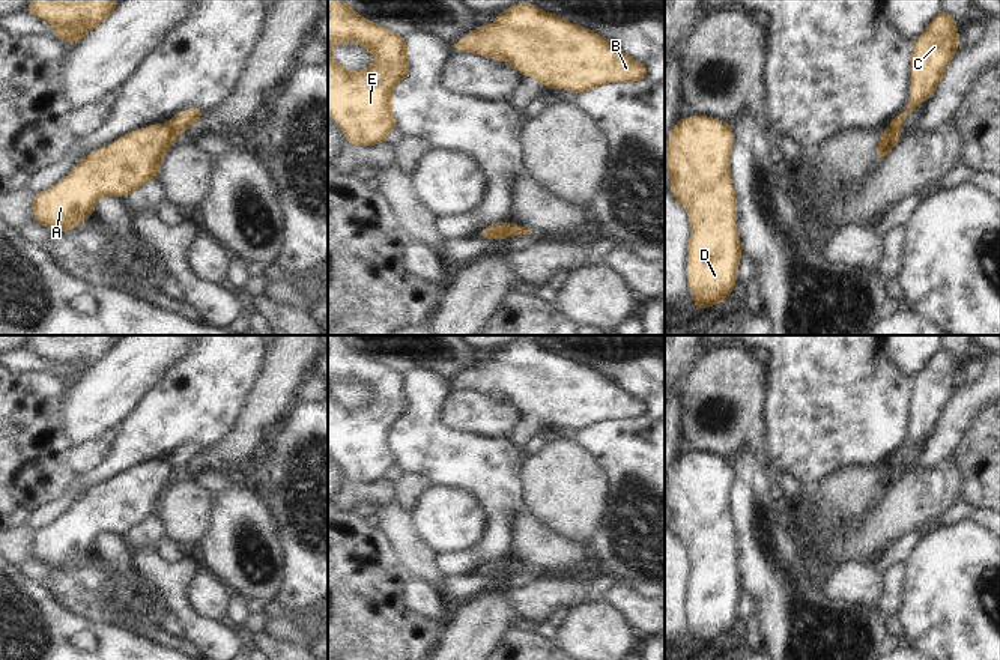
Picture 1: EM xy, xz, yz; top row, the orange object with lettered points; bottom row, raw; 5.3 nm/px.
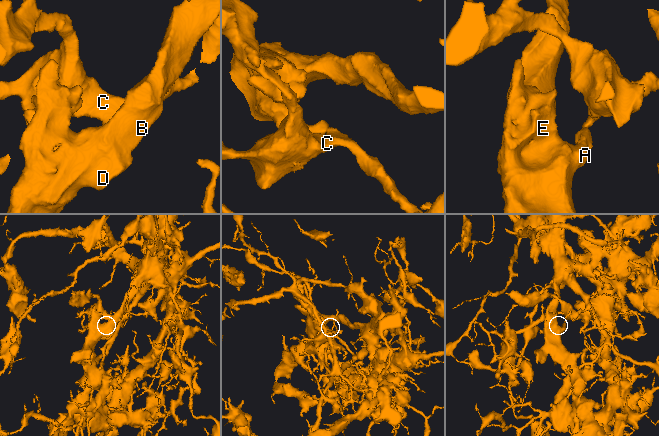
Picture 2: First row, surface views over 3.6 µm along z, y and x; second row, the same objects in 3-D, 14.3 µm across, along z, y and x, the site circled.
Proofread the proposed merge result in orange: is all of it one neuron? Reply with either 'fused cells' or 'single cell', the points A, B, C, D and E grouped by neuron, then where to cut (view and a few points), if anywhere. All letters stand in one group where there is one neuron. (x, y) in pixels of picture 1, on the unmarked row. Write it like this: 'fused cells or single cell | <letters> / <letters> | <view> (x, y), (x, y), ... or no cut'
fused cells | A B D E / C | xz (515, 561), (507, 572)

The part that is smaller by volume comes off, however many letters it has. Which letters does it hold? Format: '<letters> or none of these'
C

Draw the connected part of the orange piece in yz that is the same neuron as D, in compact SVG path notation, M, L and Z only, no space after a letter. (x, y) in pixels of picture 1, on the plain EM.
M708 453L678 456L668 474L668 526L686 544L692 564L687 616L696 645L716 643L732 630L743 594L731 517L732 483L731 459Z

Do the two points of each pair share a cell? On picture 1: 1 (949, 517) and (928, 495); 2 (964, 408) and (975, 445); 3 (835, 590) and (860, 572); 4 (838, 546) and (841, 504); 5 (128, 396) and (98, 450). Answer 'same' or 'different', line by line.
1: different
2: different
3: same
4: different
5: different

